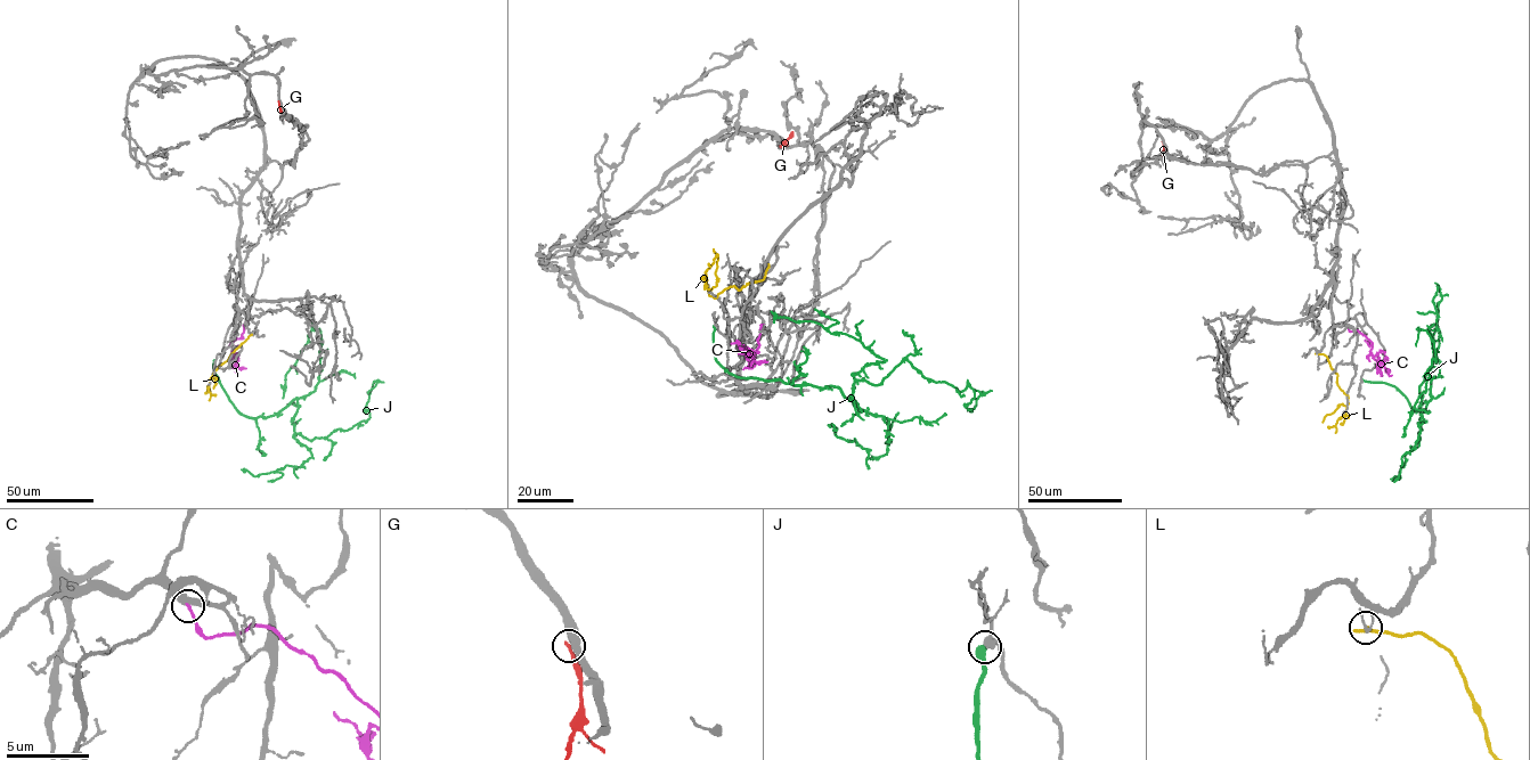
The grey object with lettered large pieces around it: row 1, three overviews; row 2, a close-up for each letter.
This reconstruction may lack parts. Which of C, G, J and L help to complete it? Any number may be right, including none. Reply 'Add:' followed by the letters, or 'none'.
Add: none

